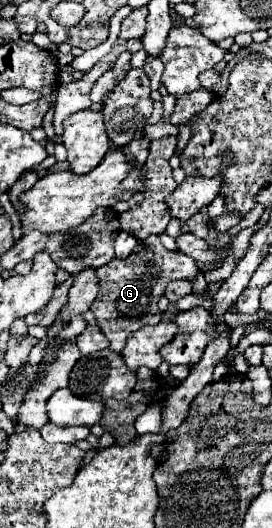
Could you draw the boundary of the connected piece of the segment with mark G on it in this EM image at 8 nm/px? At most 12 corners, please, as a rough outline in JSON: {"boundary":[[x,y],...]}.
{"boundary":[[147,236],[97,268],[97,326],[121,352],[159,324],[171,280],[193,280],[193,258]]}

